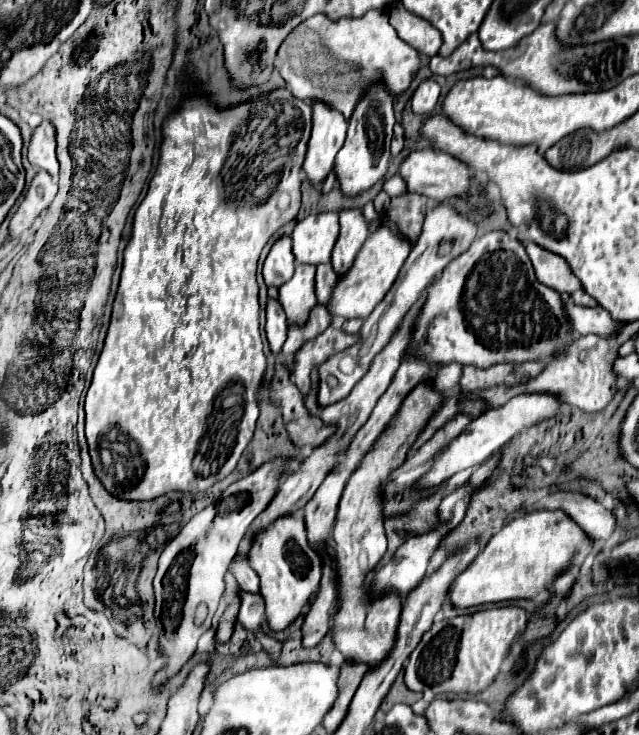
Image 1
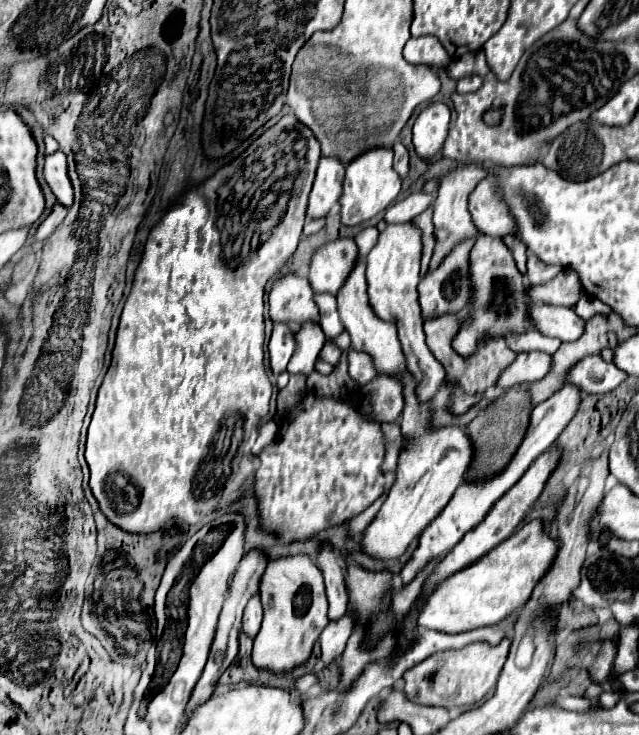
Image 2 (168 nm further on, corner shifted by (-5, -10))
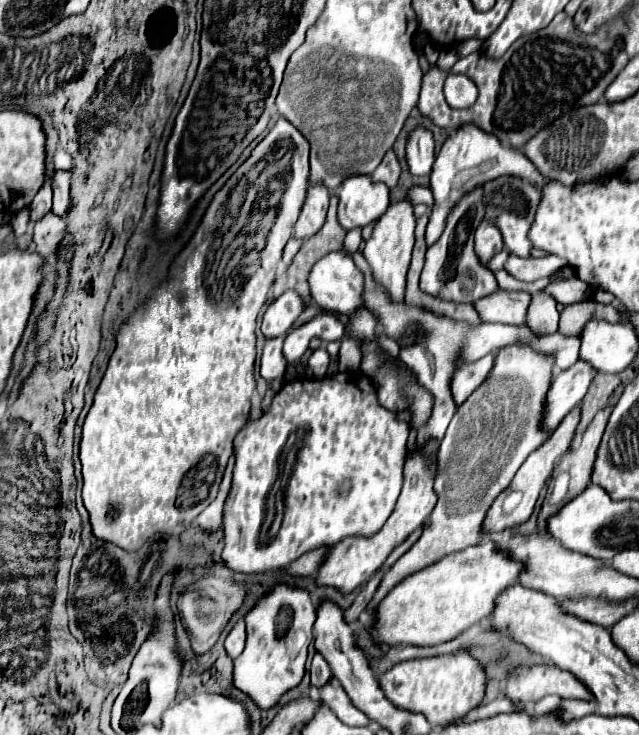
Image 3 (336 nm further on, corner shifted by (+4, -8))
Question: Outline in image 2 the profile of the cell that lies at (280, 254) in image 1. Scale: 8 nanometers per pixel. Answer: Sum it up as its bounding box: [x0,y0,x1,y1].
[269,275,319,323]

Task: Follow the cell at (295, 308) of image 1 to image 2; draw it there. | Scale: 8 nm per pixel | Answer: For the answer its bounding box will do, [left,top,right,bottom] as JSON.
[287,323,325,377]

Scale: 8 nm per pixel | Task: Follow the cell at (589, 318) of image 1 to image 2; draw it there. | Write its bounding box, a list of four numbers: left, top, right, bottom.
[527,301,585,341]

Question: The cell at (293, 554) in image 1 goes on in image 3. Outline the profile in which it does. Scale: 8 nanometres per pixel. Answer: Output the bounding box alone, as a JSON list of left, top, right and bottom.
[234,583,316,709]

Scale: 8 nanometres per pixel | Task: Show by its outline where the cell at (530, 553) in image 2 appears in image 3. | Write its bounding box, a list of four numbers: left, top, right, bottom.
[376,541,524,647]

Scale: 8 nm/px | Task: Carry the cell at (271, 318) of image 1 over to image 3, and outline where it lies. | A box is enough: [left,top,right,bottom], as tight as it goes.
[260,335,288,381]

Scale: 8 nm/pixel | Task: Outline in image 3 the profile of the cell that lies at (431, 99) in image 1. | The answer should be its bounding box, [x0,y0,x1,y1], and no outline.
[406,125,434,175]

